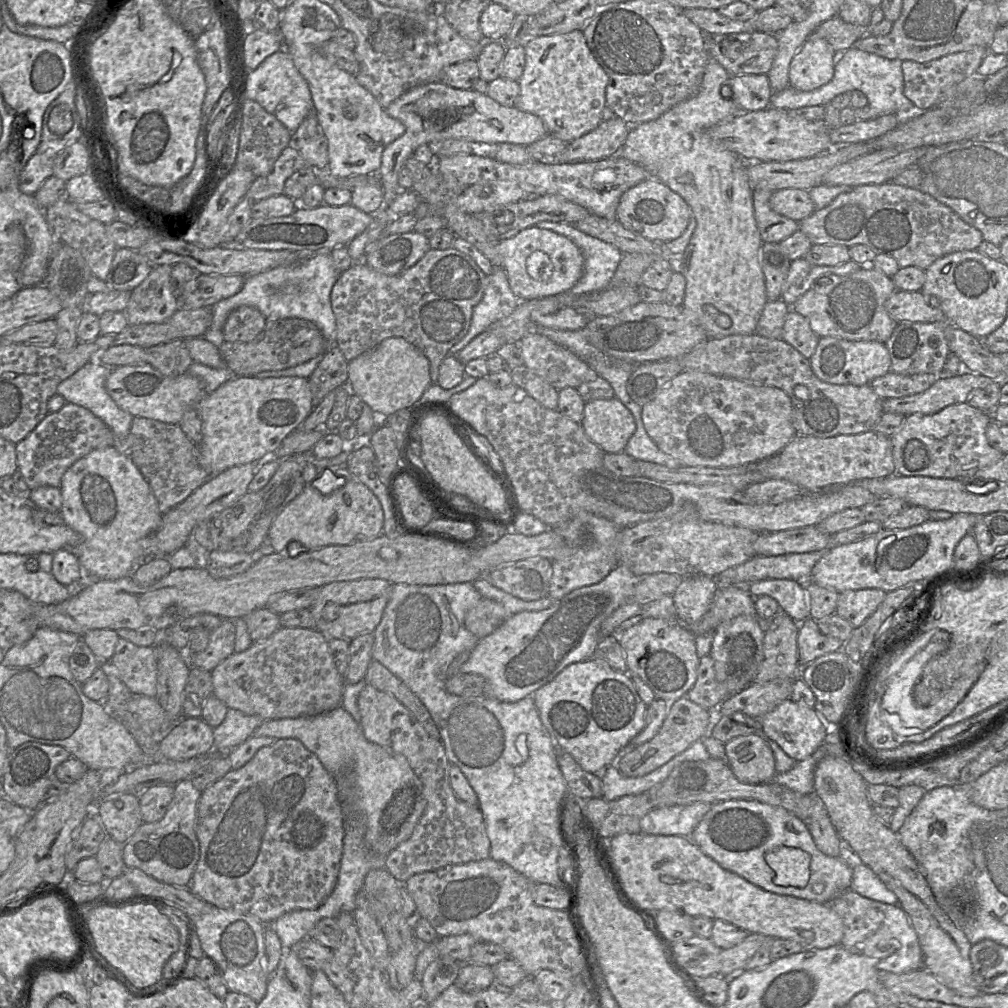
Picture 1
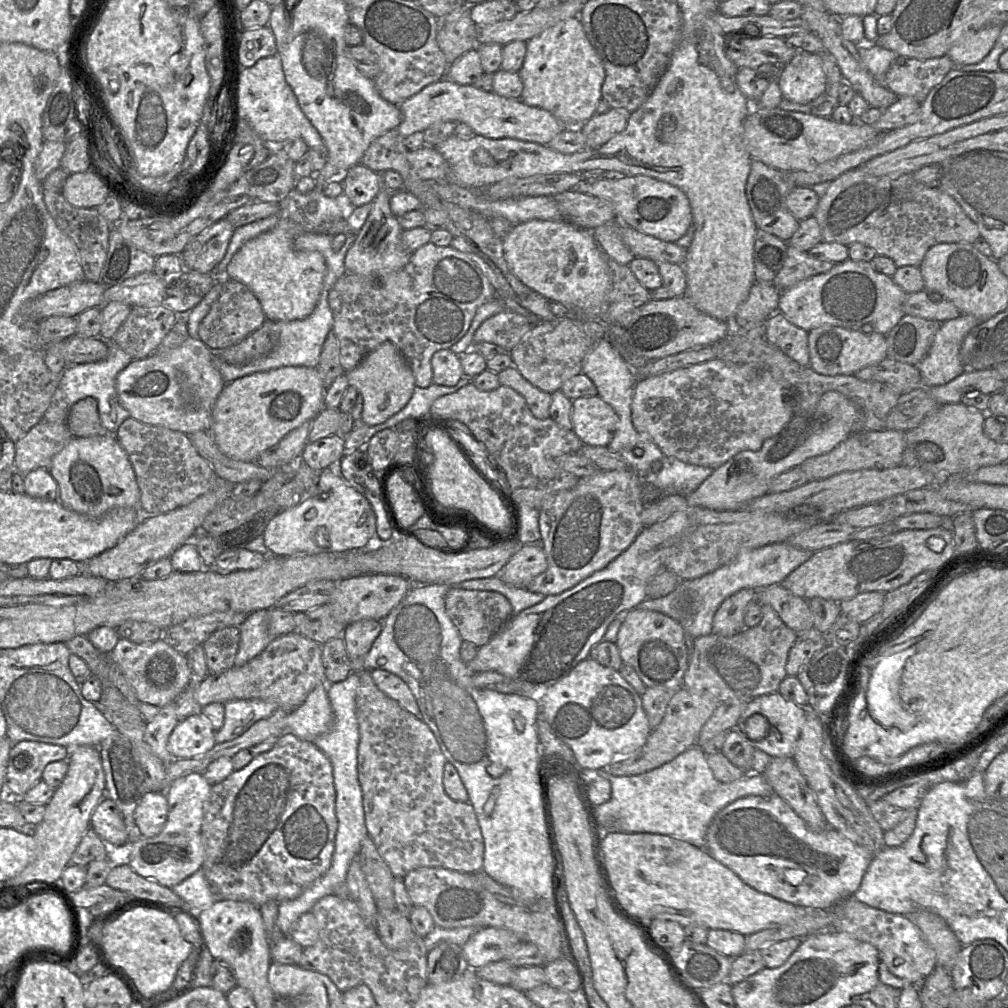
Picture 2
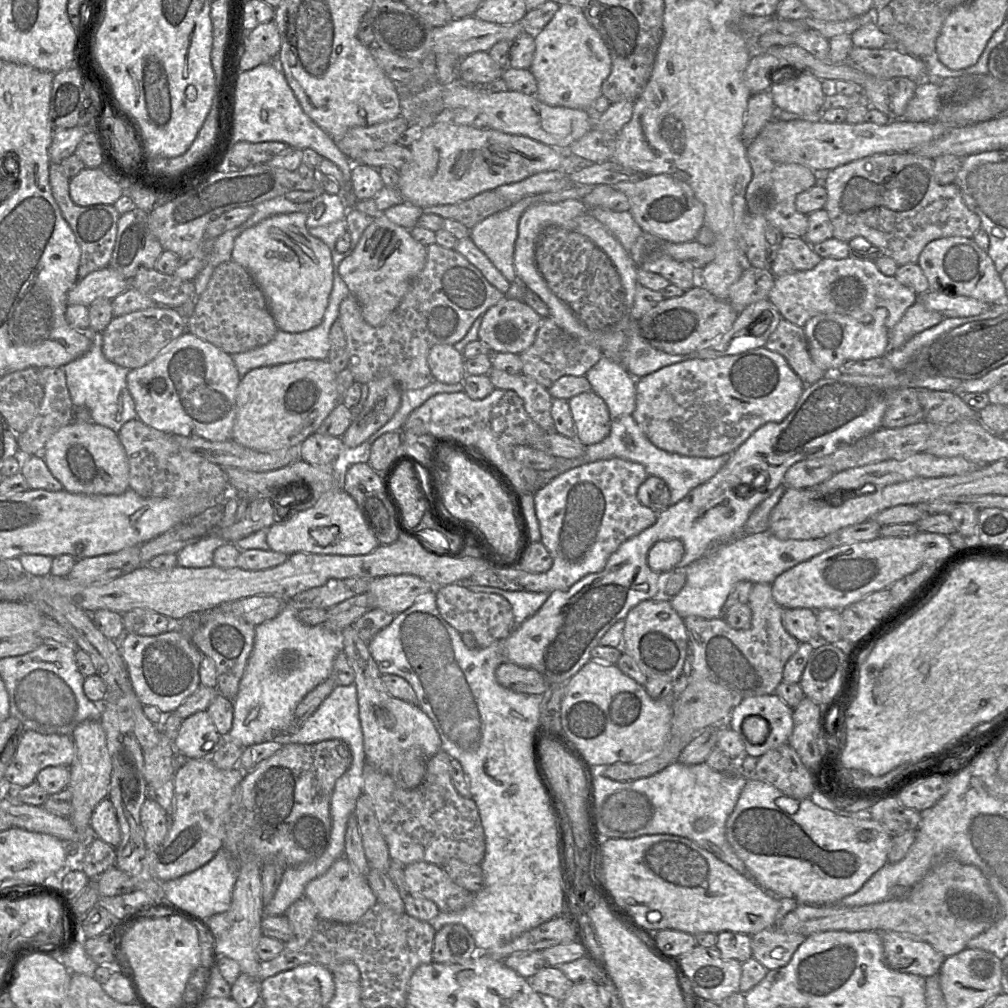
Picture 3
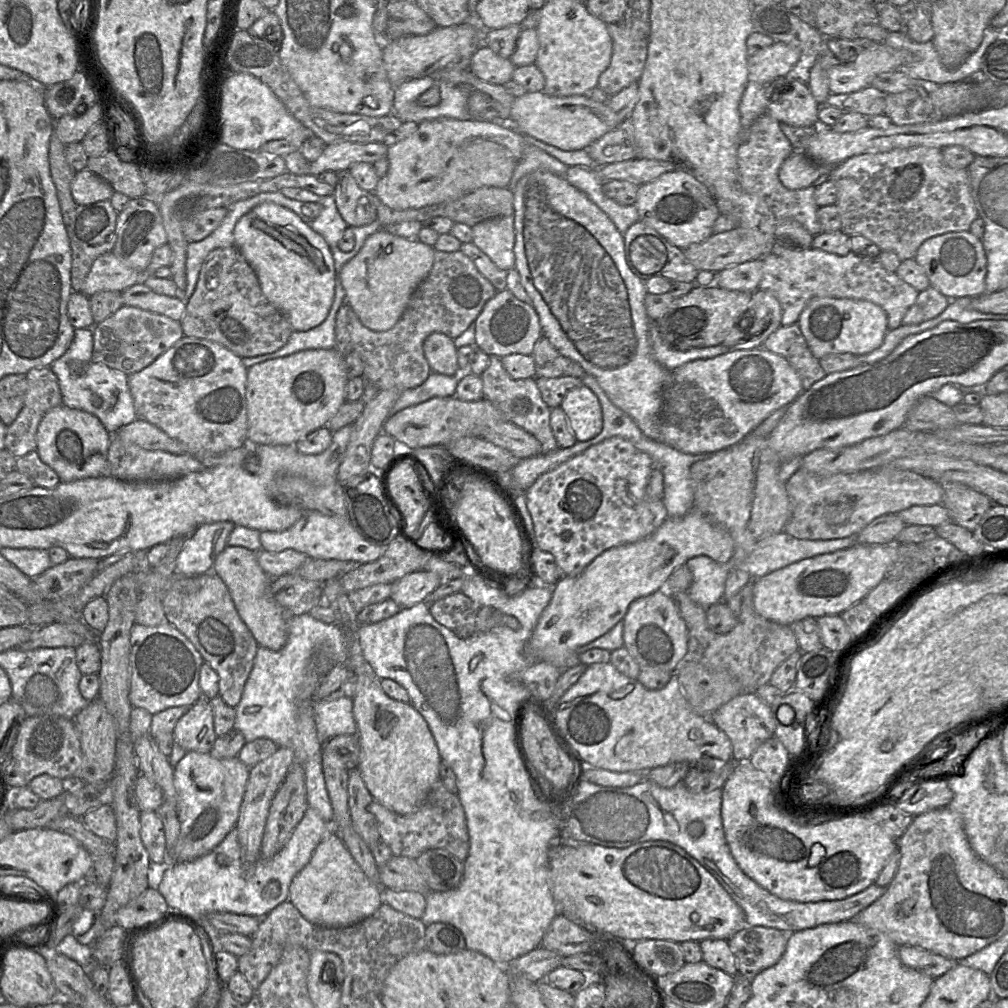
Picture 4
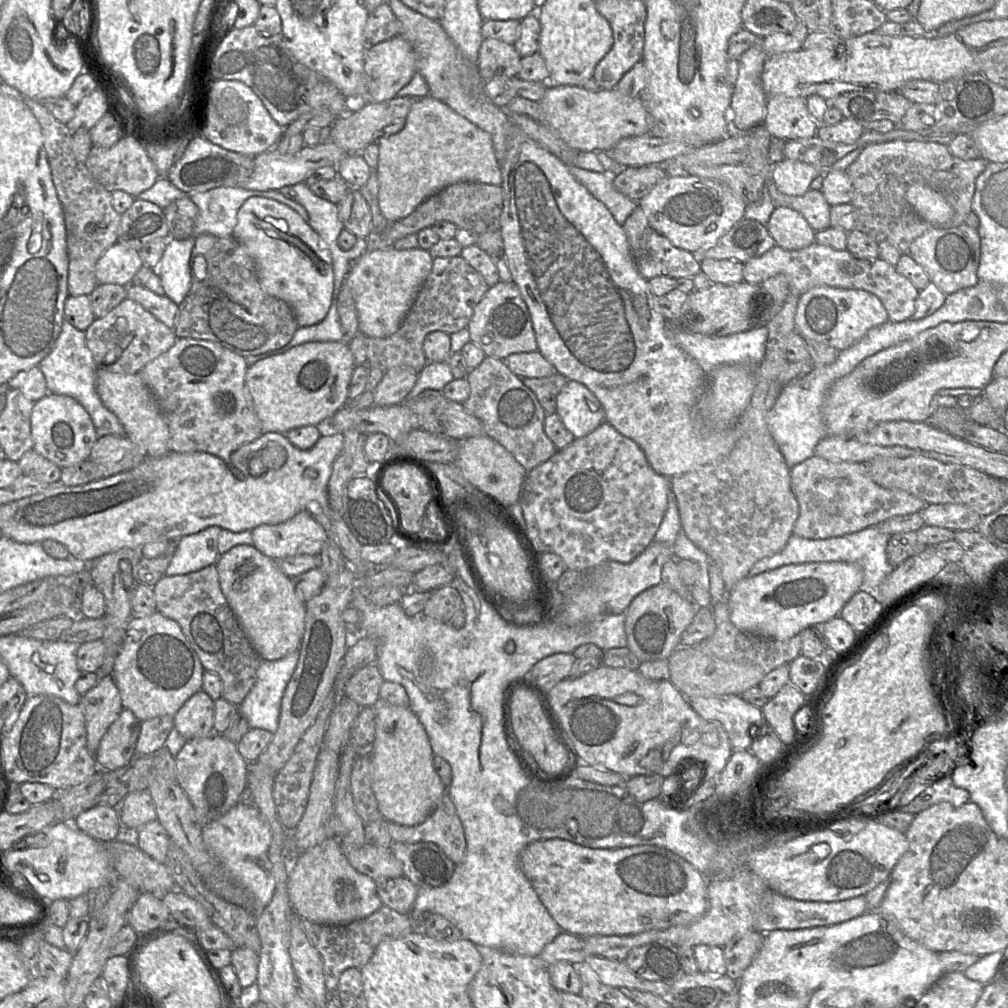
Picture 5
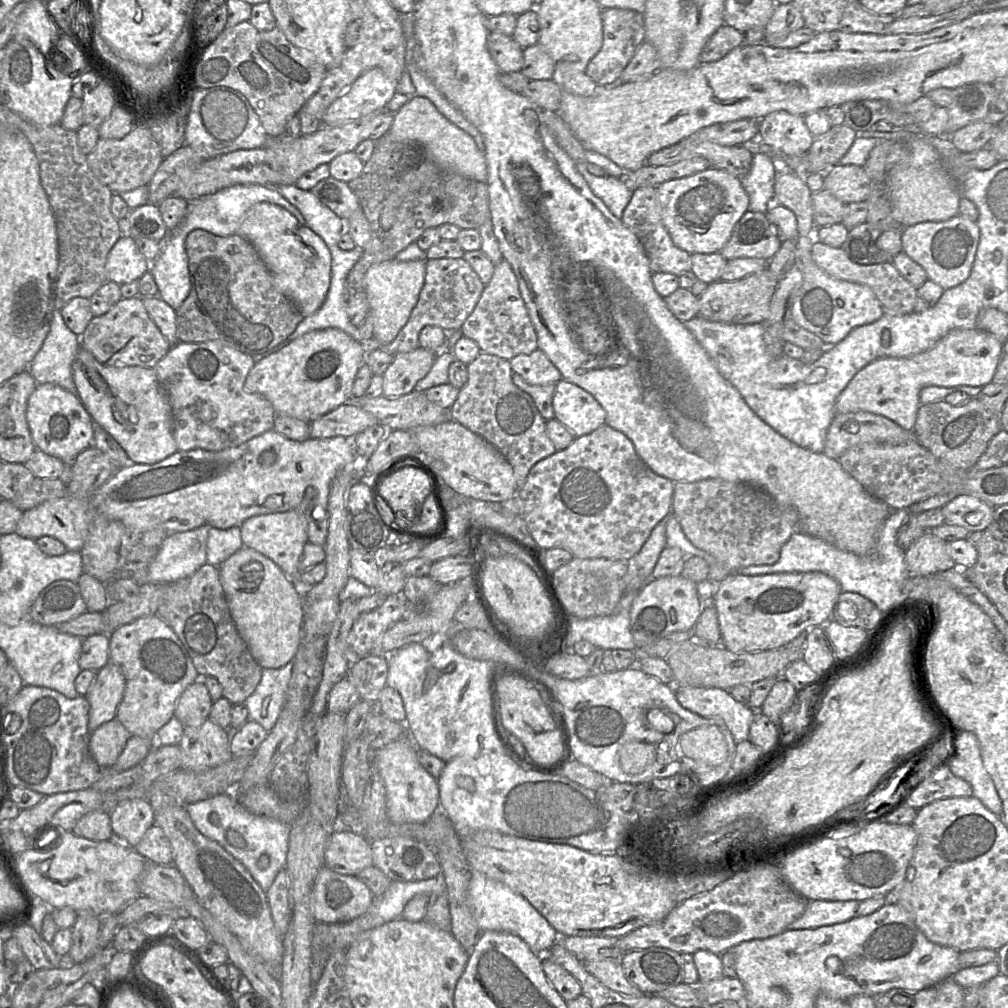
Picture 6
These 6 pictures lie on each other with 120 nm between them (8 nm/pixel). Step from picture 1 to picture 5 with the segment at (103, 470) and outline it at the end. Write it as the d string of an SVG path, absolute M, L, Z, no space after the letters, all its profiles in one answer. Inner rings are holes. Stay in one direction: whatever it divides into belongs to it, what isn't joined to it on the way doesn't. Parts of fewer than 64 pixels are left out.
M48 393L39 399L33 406L30 421L33 449L60 468L88 460L98 439L88 412L78 401L67 395Z

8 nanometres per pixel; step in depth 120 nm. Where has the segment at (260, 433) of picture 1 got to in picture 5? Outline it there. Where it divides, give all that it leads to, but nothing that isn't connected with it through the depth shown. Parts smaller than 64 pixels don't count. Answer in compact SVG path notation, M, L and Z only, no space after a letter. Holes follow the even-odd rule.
M343 341L307 342L284 353L269 356L248 367L245 375L247 394L250 396L263 433L287 431L308 425L317 426L331 417L348 401L348 386L355 368L348 343Z

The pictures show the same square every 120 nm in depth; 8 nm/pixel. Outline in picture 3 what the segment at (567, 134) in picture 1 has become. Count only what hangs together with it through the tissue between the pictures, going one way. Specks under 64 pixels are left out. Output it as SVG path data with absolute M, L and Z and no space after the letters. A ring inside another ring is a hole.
M560 5L546 26L534 34L535 54L529 70L537 81L536 97L550 106L590 109L601 93L603 81L611 72L611 58L600 34L587 21L582 8Z

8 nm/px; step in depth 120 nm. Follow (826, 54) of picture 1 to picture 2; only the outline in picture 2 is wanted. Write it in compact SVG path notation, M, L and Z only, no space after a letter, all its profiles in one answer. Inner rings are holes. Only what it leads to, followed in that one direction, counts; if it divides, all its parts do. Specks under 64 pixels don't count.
M798 51L793 59L783 66L777 82L783 98L797 104L807 104L826 93L828 84L820 53Z

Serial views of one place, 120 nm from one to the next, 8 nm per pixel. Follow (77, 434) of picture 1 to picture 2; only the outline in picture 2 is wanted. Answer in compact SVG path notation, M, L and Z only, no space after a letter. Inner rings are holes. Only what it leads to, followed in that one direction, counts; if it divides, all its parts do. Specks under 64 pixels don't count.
M41 420L16 442L15 471L21 475L38 469L49 469L53 457L74 437L67 424Z

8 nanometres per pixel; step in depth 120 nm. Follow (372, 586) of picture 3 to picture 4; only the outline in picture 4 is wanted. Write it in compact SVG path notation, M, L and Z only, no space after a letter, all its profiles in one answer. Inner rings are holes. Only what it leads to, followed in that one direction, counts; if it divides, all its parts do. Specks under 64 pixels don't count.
M415 571L391 583L389 598L400 608L409 608L425 601L441 583L442 579L432 571Z

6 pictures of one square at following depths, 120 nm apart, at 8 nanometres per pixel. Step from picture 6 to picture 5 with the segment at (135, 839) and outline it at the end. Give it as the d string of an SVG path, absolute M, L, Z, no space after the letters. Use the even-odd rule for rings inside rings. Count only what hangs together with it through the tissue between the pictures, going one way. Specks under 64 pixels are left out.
M148 790L128 794L118 807L124 829L137 831L146 823L157 819L156 806Z

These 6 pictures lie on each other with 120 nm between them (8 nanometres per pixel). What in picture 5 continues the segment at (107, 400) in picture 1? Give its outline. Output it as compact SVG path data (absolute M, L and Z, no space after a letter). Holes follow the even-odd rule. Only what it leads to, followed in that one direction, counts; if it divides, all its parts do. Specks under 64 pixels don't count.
M65 320L53 349L38 366L45 376L49 393L70 396L84 407L91 417L98 438L105 435L125 436L124 427L118 417L102 403L96 391L98 366L87 347L85 331L75 328Z

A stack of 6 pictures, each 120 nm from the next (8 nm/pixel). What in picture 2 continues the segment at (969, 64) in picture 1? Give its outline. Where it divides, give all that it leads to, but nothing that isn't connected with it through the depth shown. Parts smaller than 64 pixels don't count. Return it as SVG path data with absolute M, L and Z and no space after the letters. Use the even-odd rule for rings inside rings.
M947 55L927 60L898 56L887 71L883 83L898 97L912 97L922 102L930 90L939 84L955 67L955 63Z

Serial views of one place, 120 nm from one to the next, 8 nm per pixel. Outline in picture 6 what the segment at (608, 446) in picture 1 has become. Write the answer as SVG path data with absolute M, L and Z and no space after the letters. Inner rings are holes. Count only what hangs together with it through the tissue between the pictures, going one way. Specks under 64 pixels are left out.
M565 379L556 384L552 400L554 418L568 428L574 437L591 433L606 424L606 412L586 390Z

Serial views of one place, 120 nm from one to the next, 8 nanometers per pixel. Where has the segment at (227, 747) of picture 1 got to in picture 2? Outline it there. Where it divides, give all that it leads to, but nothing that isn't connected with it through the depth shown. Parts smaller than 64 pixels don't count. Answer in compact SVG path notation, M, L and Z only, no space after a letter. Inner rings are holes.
M260 699L232 700L224 703L224 708L224 724L215 732L217 744L238 738L256 722L269 718L278 710L275 704Z

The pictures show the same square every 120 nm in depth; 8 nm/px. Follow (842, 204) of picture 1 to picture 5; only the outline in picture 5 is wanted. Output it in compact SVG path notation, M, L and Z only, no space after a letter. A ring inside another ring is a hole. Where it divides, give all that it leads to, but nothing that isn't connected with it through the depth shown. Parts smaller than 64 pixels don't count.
M894 140L869 144L846 170L853 185L850 203L856 210L854 229L869 235L878 243L891 243L901 254L909 254L913 241L932 227L907 202L909 185L924 183L942 194L953 207L954 216L940 227L957 227L964 224L972 212L976 179L987 163L982 157L972 160L957 158L950 153L947 145L934 142Z

